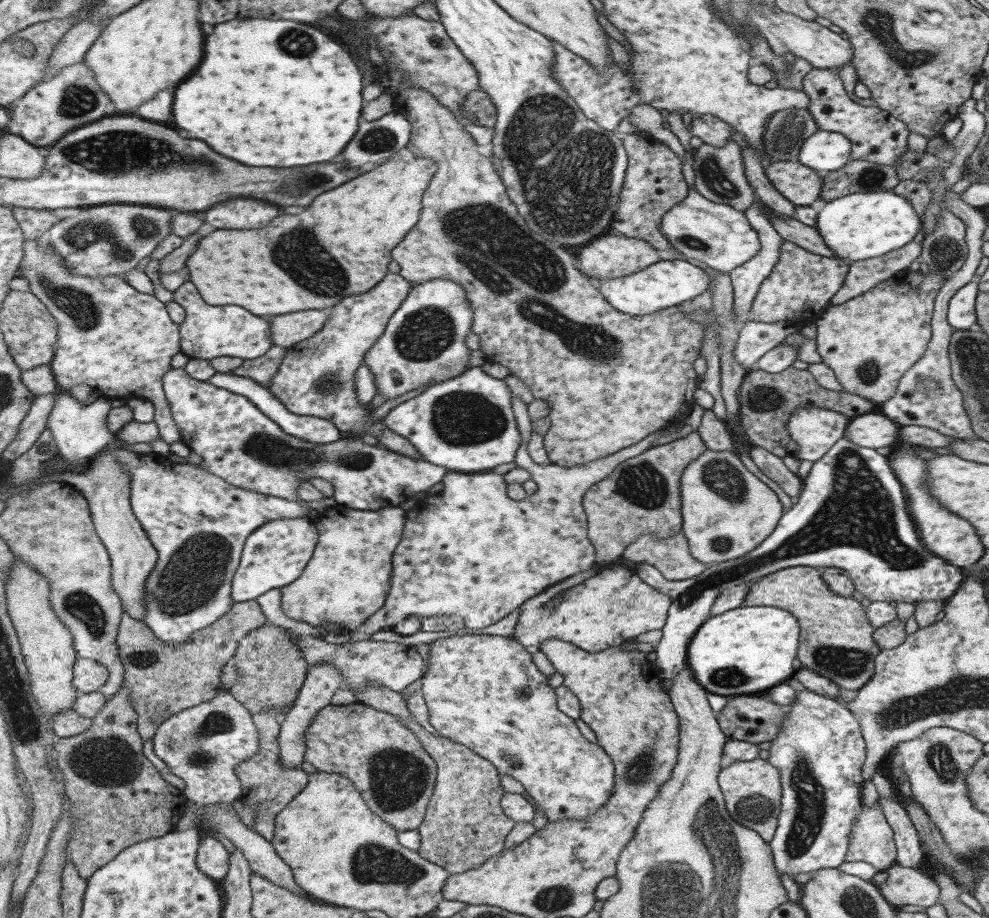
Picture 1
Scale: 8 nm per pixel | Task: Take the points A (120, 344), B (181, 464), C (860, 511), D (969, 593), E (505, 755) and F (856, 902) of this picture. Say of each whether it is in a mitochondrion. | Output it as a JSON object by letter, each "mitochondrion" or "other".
{"A":"other","B":"other","C":"mitochondrion","D":"other","E":"mitochondrion","F":"mitochondrion"}

